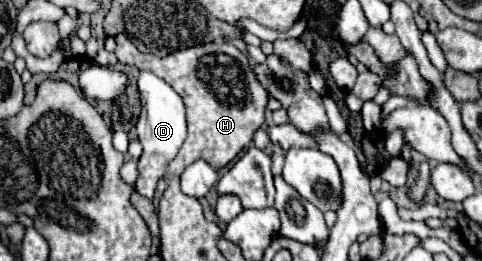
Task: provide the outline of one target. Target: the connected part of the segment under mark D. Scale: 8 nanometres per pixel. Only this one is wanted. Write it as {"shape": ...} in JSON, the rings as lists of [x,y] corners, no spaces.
{"shape":[[[141,70],[139,78],[137,78],[137,90],[139,90],[139,100],[141,100],[141,114],[137,120],[137,138],[143,146],[143,154],[137,160],[137,182],[135,182],[135,190],[145,196],[145,198],[153,198],[157,180],[163,178],[167,164],[177,156],[181,144],[185,142],[187,136],[187,126],[185,126],[185,106],[181,96],[159,76],[155,76],[153,72]]]}

